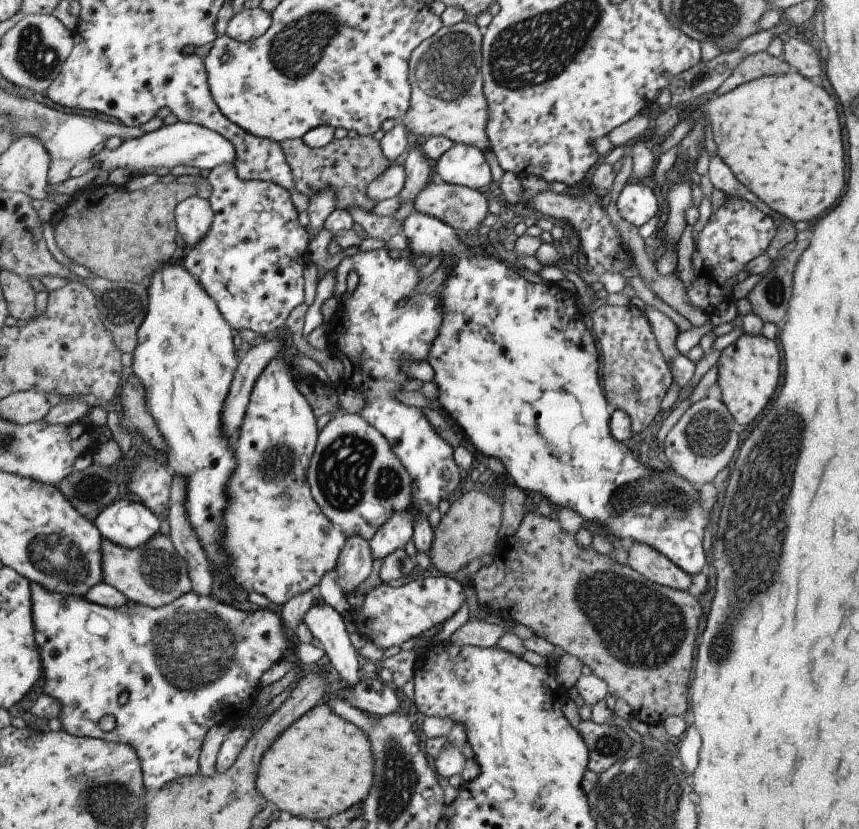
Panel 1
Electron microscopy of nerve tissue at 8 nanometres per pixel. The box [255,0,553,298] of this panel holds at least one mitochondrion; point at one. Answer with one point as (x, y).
(444, 69)

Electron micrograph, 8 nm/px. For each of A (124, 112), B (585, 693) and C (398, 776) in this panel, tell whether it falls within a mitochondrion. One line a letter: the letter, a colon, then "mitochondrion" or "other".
A: other
B: other
C: mitochondrion

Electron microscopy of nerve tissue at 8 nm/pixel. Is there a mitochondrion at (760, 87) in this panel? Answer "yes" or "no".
no

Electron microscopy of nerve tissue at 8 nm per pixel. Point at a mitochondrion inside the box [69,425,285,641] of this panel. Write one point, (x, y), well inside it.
(160, 569)

